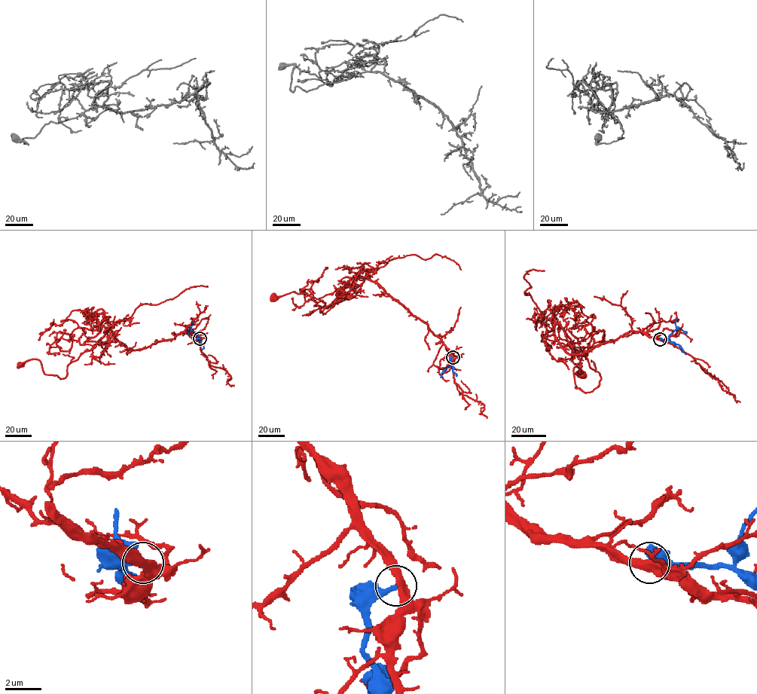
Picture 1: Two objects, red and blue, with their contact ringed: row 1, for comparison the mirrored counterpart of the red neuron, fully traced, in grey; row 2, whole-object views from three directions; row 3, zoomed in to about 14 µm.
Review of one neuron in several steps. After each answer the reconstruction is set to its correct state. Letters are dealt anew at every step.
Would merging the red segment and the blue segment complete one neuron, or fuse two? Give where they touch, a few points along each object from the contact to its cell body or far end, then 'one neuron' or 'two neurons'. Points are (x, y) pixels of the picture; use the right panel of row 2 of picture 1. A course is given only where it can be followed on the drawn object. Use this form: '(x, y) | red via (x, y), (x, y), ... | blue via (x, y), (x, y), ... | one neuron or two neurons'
(660, 339) | red via (660, 339), (630, 331), (569, 354), (555, 337), (558, 323), (599, 384), (583, 392), (575, 366), (581, 374) | blue via (660, 339), (667, 339), (678, 328), (687, 333) | two neurons

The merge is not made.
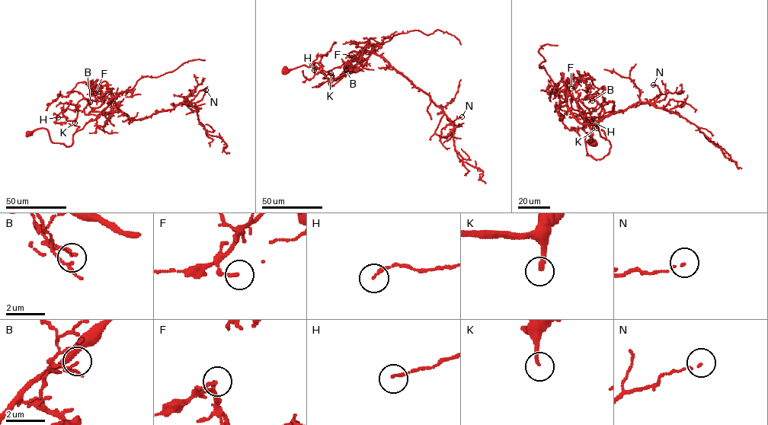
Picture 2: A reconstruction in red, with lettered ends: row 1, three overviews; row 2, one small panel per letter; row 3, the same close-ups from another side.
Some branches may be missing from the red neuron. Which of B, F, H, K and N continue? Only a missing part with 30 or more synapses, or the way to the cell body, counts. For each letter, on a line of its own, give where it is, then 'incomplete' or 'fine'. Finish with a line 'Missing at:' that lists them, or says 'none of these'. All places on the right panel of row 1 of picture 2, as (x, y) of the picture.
B: place (592, 100); fine
F: place (571, 88); fine
H: place (591, 121); fine
K: place (596, 128); incomplete
N: place (653, 84); fine
Missing at: K

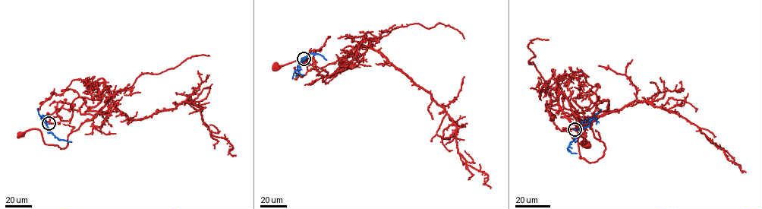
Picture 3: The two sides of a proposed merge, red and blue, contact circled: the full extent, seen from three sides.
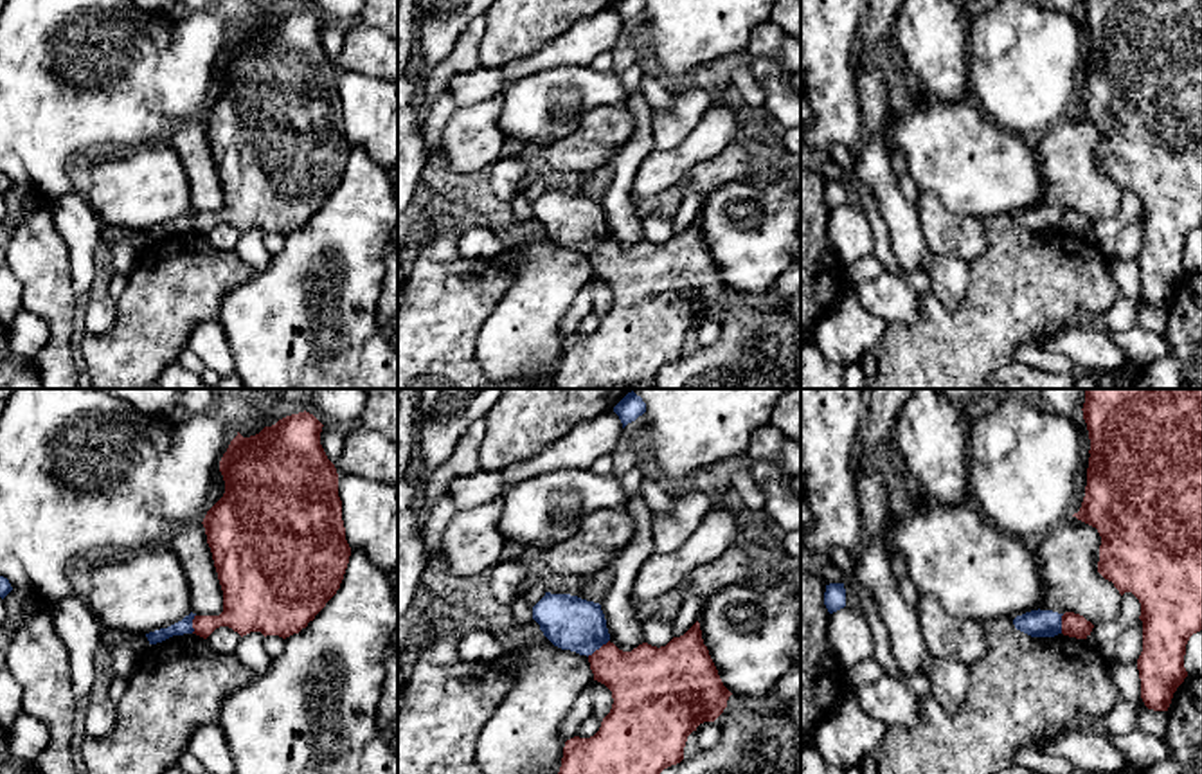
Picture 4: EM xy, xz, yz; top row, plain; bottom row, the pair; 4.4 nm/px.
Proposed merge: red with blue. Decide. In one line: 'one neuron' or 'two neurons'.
two neurons

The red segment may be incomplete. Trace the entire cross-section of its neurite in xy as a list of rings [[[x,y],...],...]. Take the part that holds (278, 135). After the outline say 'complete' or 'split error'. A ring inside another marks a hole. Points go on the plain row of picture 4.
[[[304,7],[283,14],[250,34],[238,29],[230,38],[220,58],[225,90],[202,119],[223,187],[223,209],[220,212],[194,212],[193,230],[207,236],[216,225],[229,223],[241,234],[261,229],[265,234],[286,236],[306,225],[340,185],[351,144],[342,117],[338,70],[320,41],[322,23],[313,11]]]; complete

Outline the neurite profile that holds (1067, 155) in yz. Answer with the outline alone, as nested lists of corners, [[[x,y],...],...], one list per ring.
[[[1076,113],[1045,131],[1035,146],[1045,180],[1040,207],[1074,209],[1094,223],[1117,216],[1121,191],[1098,169],[1099,142],[1098,126]]]

